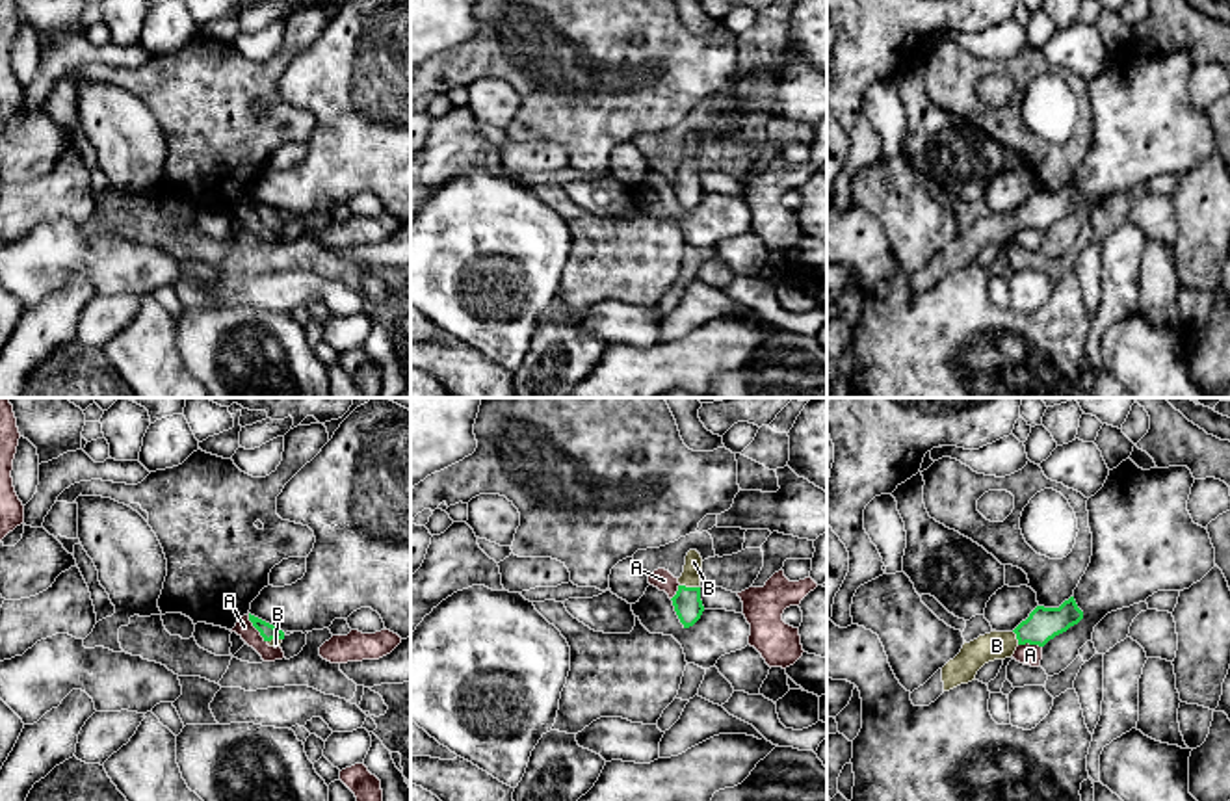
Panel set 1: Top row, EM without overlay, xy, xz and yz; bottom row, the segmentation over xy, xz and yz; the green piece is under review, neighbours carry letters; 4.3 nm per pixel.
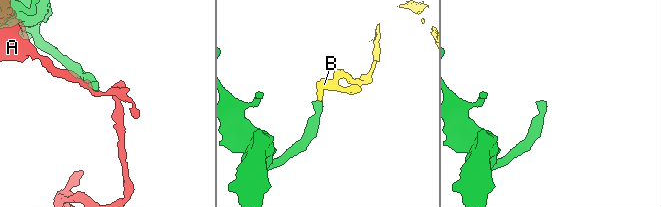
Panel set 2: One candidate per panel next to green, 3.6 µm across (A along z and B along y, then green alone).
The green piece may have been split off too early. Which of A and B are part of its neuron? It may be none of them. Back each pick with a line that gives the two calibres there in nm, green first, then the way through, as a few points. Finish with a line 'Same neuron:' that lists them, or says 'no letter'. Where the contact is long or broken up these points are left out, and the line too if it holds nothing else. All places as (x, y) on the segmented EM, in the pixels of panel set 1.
B: Thickness 120 nm (green) against 80 nm. Path across: xz (688, 604), (690, 588), (693, 562)
Same neuron: B

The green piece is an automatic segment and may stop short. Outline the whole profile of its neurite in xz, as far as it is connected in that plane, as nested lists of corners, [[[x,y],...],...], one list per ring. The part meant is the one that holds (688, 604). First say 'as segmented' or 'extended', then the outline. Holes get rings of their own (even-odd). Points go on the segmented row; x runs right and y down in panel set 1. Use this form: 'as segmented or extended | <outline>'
extended | [[[689,550],[686,556],[684,572],[678,578],[678,591],[671,598],[674,611],[684,624],[684,628],[693,626],[702,611],[702,600],[700,600],[700,569],[702,569],[702,558],[697,550]]]

